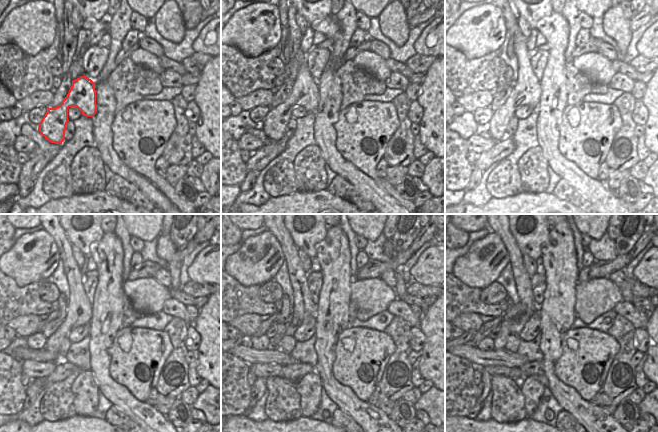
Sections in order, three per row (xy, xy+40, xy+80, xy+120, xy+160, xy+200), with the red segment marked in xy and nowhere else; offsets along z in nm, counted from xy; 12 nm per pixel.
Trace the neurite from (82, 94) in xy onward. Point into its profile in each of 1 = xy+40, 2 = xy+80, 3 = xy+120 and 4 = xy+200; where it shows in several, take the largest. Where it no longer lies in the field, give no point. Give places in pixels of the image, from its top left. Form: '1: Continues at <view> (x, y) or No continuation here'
1: Continues at xy+40 (304, 94)
2: Continues at xy+80 (527, 91)
3: Continues at xy+120 (79, 312)
4: Continues at xy+200 (522, 280)

